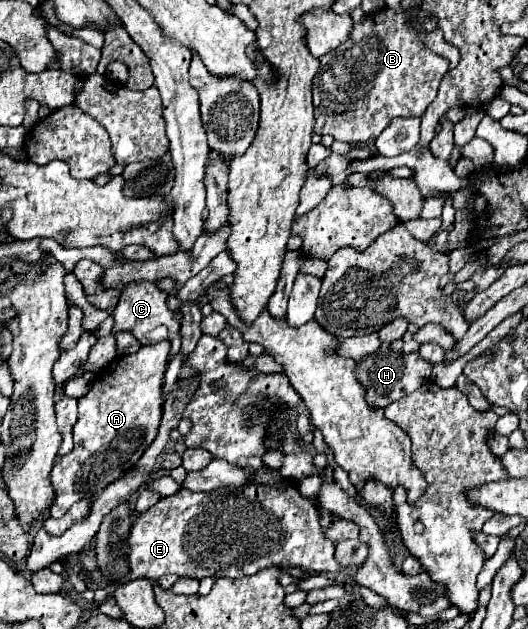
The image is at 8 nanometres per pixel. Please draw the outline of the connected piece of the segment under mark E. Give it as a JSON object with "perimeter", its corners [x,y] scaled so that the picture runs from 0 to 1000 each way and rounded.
{"perimeter":[[[470,765],[455,774],[417,774],[409,781],[398,781],[398,784],[364,784],[364,781],[348,781],[341,777],[337,784],[330,787],[318,787],[318,790],[307,790],[288,809],[280,809],[273,819],[265,819],[250,841],[246,841],[246,882],[242,882],[242,895],[246,895],[246,911],[242,911],[242,921],[254,921],[254,917],[277,917],[284,924],[299,924],[307,914],[318,914],[318,911],[330,911],[337,917],[364,917],[364,921],[383,921],[383,917],[466,917],[466,914],[481,914],[504,901],[572,901],[572,905],[583,905],[583,908],[598,908],[598,911],[610,911],[610,908],[644,908],[648,901],[633,892],[633,866],[625,857],[614,854],[610,841],[606,841],[606,828],[602,828],[602,800],[598,793],[587,793],[587,790],[576,790],[564,774],[561,765],[545,765],[542,774],[527,777],[519,771],[500,771],[500,768],[481,768],[481,765]]]}

